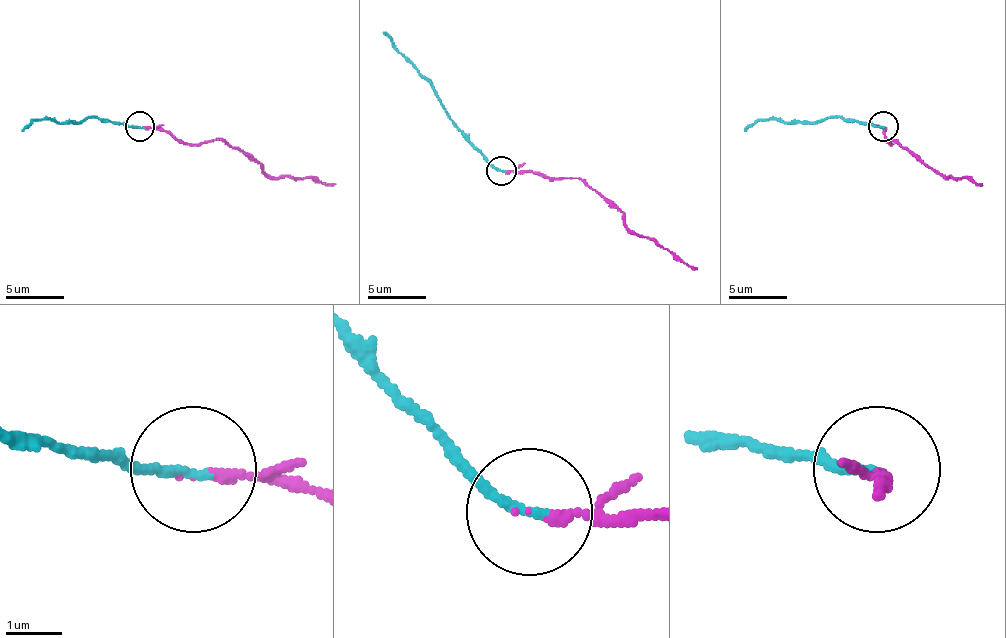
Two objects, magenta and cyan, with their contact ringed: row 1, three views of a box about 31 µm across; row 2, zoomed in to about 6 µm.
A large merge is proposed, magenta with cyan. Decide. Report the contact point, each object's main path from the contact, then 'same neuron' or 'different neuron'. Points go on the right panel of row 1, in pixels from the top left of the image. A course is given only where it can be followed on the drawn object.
(883, 126) | magenta via (884, 128), (889, 143), (892, 140), (910, 149), (945, 178), (951, 176), (981, 184) | cyan via (884, 125), (837, 117), (798, 123), (757, 120), (745, 131) | same neuron

